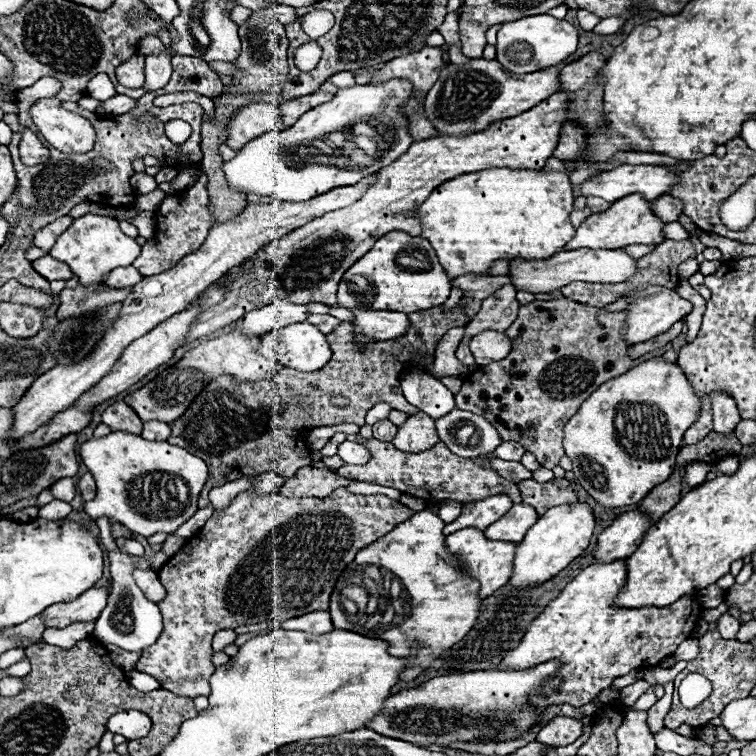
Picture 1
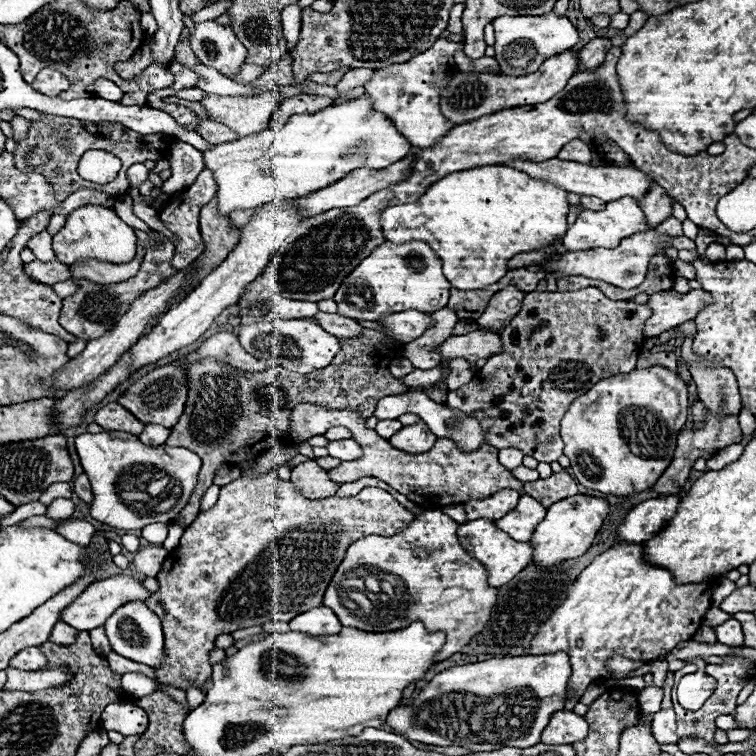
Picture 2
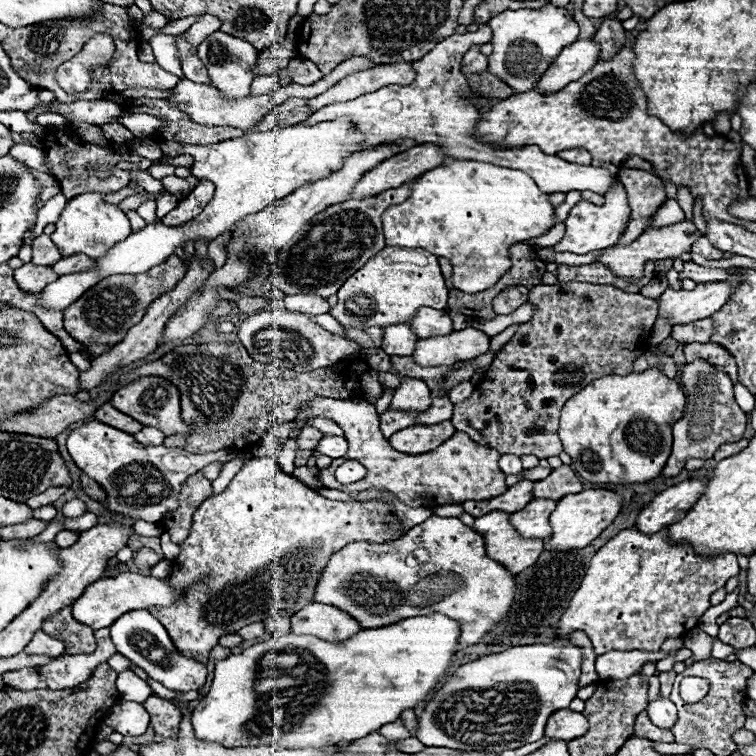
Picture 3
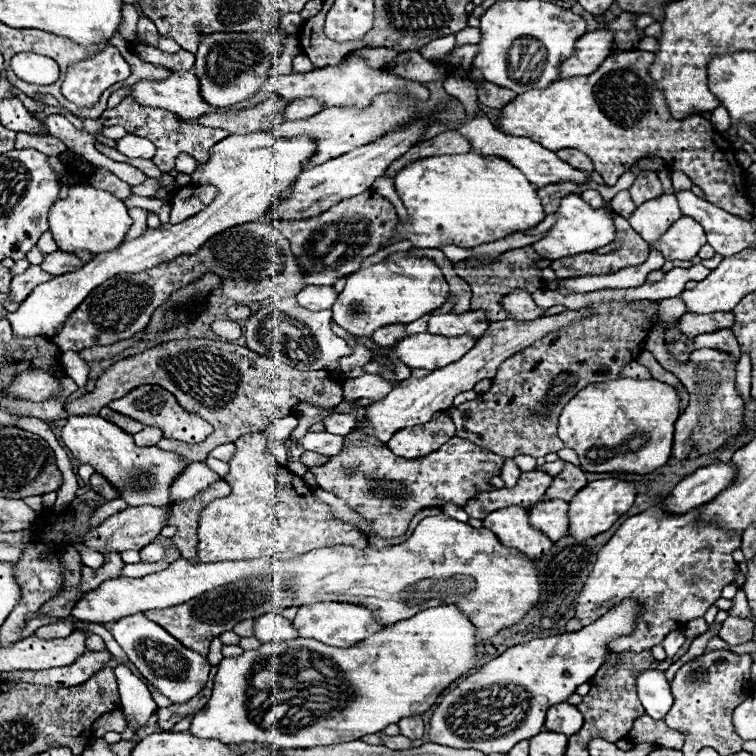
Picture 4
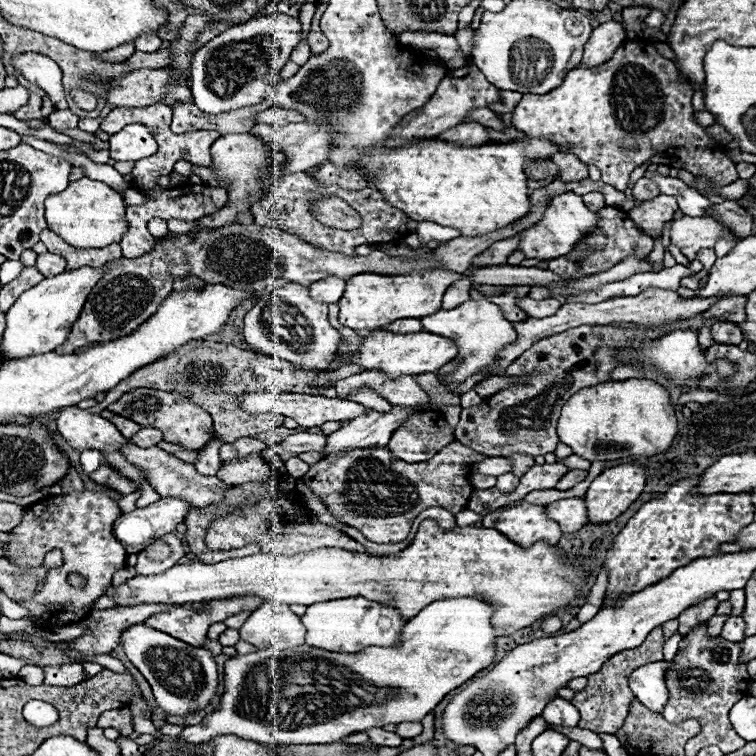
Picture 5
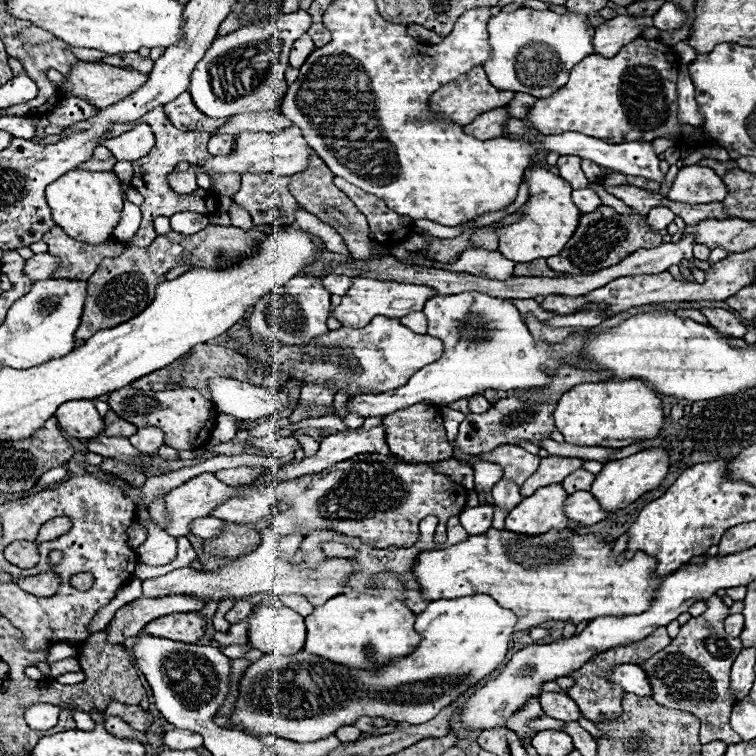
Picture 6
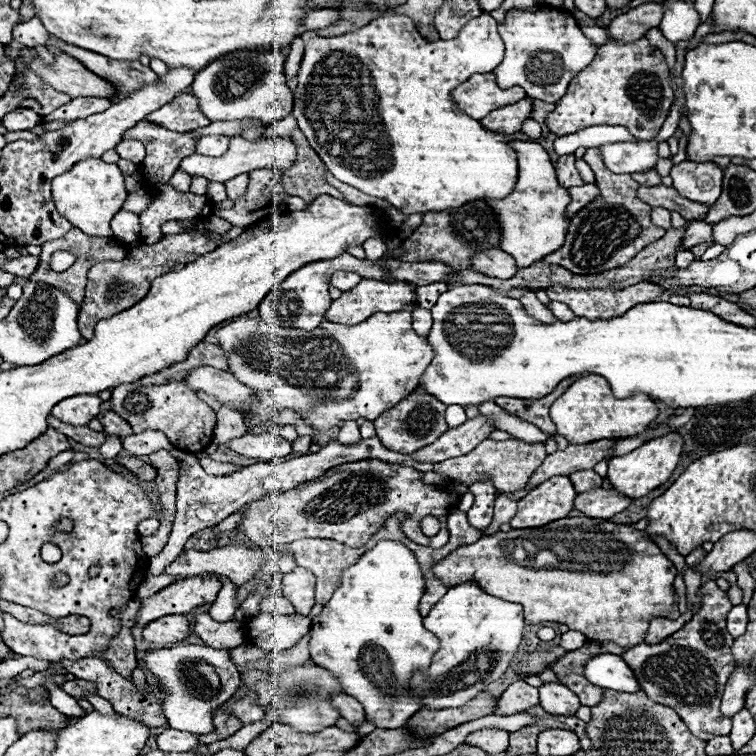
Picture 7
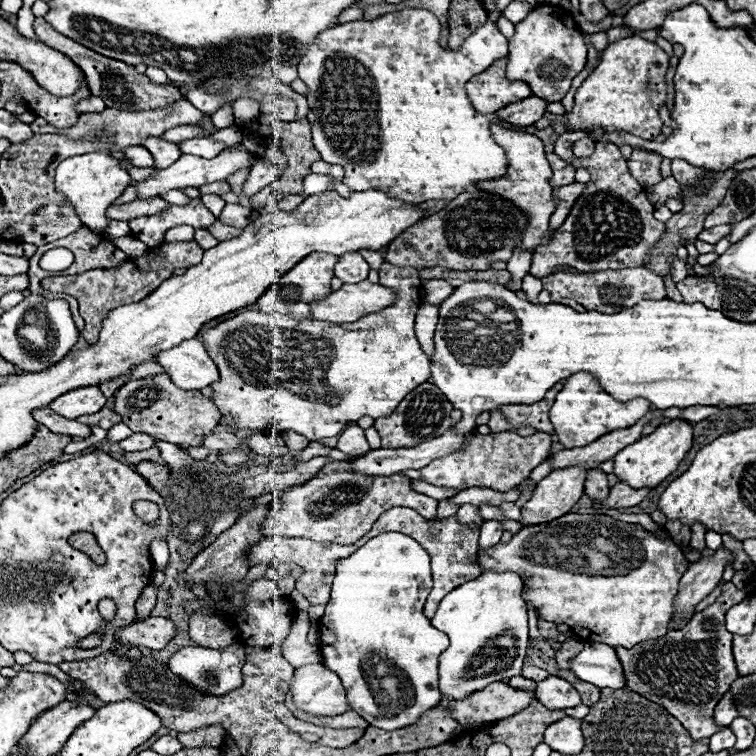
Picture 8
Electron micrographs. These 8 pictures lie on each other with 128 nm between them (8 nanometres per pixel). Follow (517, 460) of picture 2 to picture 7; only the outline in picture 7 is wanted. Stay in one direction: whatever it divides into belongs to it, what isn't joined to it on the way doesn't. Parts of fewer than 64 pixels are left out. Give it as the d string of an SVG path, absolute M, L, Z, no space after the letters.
M498 496L496 498L496 506L494 506L494 518L492 524L484 530L484 534L496 534L500 530L502 524L508 524L512 518L516 516L516 500L510 500L506 496Z

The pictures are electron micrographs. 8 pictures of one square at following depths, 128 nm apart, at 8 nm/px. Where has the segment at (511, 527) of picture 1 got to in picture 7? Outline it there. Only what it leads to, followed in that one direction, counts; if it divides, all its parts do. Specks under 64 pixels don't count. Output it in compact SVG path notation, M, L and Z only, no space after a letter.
M604 488L580 492L574 500L574 508L580 510L584 516L604 518L604 520L612 518L620 510L626 510L630 504L632 504L632 498L616 490L604 490Z

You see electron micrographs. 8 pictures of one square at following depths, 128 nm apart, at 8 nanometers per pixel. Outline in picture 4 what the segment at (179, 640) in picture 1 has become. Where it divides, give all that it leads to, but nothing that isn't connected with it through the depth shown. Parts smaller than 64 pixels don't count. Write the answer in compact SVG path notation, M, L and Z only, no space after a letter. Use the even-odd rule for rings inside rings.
M262 432L244 434L234 444L238 450L228 462L230 470L224 476L232 486L232 494L211 502L202 510L198 526L198 562L266 556L294 558L308 550L334 544L366 548L366 536L354 526L334 518L330 508L314 498L300 476L280 472L276 460L266 454L266 438ZM248 580L224 586L220 590L212 590L210 594L202 594L200 598L192 598L180 606L172 606L166 610L146 610L144 616L162 626L190 650L198 650L206 656L210 640L214 636L220 636L224 630L232 630L234 624L238 624L240 620L256 618L260 614L266 614L268 610L290 606L298 606L298 602L292 600L290 592L268 592L268 580Z

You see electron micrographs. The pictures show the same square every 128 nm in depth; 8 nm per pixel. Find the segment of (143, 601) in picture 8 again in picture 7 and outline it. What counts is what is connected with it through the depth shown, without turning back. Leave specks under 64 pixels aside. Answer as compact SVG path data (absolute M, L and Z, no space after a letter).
M147 574L144 580L140 583L136 596L142 600L142 598L150 598L152 594L156 594L158 590L162 590L164 586L172 584L176 580L176 576L168 576L168 574L160 574L160 576L152 576Z

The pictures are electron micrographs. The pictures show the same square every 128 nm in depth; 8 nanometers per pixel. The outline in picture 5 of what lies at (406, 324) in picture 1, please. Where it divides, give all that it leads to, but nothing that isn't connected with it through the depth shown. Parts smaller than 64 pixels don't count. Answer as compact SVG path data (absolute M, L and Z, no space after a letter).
M466 300L460 306L452 310L436 310L434 314L422 316L422 324L426 332L440 334L444 338L450 338L458 346L458 356L460 362L450 370L450 380L456 384L462 384L466 378L474 376L482 368L494 368L498 366L496 354L504 350L508 344L516 342L516 330L510 320L504 318L504 312L500 306L488 302L488 300Z

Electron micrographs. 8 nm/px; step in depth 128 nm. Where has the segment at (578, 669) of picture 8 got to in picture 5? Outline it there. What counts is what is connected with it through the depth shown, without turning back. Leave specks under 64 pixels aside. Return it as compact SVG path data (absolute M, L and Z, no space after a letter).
M654 662L648 666L636 668L628 682L634 696L648 706L652 712L662 712L666 702L666 684L664 684L664 672L668 670L666 662Z

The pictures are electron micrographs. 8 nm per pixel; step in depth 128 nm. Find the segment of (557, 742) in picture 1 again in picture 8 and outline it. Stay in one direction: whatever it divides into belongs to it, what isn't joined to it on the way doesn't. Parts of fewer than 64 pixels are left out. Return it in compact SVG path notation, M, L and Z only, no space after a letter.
M548 676L546 680L538 682L536 700L552 710L564 710L582 704L580 694L564 678L558 676Z

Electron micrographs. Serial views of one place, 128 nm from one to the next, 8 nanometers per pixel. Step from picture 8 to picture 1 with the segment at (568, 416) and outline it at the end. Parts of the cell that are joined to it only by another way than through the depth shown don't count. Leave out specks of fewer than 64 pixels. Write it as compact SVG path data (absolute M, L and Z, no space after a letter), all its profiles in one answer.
M662 358L646 360L626 374L610 378L580 404L578 412L564 426L564 450L566 456L574 462L572 472L576 480L598 504L606 508L620 508L640 502L654 486L672 474L682 436L696 420L698 410L700 400L696 398L680 366L668 364Z

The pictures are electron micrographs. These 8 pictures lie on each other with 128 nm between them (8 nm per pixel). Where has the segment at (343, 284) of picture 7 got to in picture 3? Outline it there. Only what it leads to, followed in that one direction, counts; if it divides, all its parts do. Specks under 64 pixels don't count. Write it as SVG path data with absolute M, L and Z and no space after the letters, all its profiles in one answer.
M294 294L284 298L284 306L288 310L304 312L304 314L326 314L330 312L330 304L326 298L316 294Z

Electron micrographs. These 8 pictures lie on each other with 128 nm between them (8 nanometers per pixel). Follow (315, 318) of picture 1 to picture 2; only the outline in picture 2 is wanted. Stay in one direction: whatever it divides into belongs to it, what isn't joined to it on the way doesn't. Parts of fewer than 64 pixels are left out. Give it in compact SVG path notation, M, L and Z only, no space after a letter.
M318 312L314 318L320 326L324 326L324 330L328 330L328 334L334 334L336 338L358 338L364 332L364 328L356 320L344 318L340 314Z

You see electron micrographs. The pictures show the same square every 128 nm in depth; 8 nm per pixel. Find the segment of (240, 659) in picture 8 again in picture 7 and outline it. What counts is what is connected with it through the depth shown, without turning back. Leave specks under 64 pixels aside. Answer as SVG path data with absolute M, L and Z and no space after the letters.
M198 644L162 648L146 654L146 666L168 690L168 698L164 698L164 714L170 728L180 732L212 732L212 710L224 704L240 686L240 672L230 658L230 650L216 650Z

